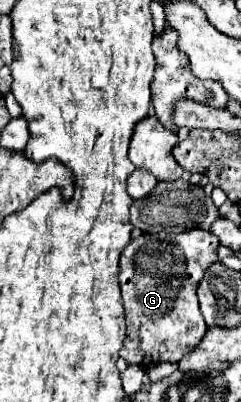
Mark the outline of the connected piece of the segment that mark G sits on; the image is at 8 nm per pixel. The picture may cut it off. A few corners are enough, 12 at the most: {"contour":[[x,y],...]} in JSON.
{"contour":[[143,234],[121,254],[129,364],[205,336],[197,286],[215,234]]}

